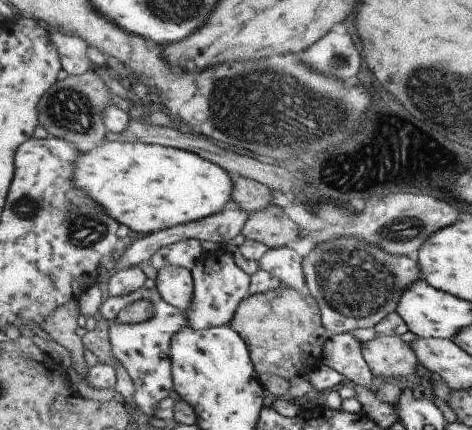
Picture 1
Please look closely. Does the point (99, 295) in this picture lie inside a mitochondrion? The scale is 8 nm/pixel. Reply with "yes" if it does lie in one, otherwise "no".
no

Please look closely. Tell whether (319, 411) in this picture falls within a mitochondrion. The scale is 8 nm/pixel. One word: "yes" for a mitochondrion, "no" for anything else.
no

